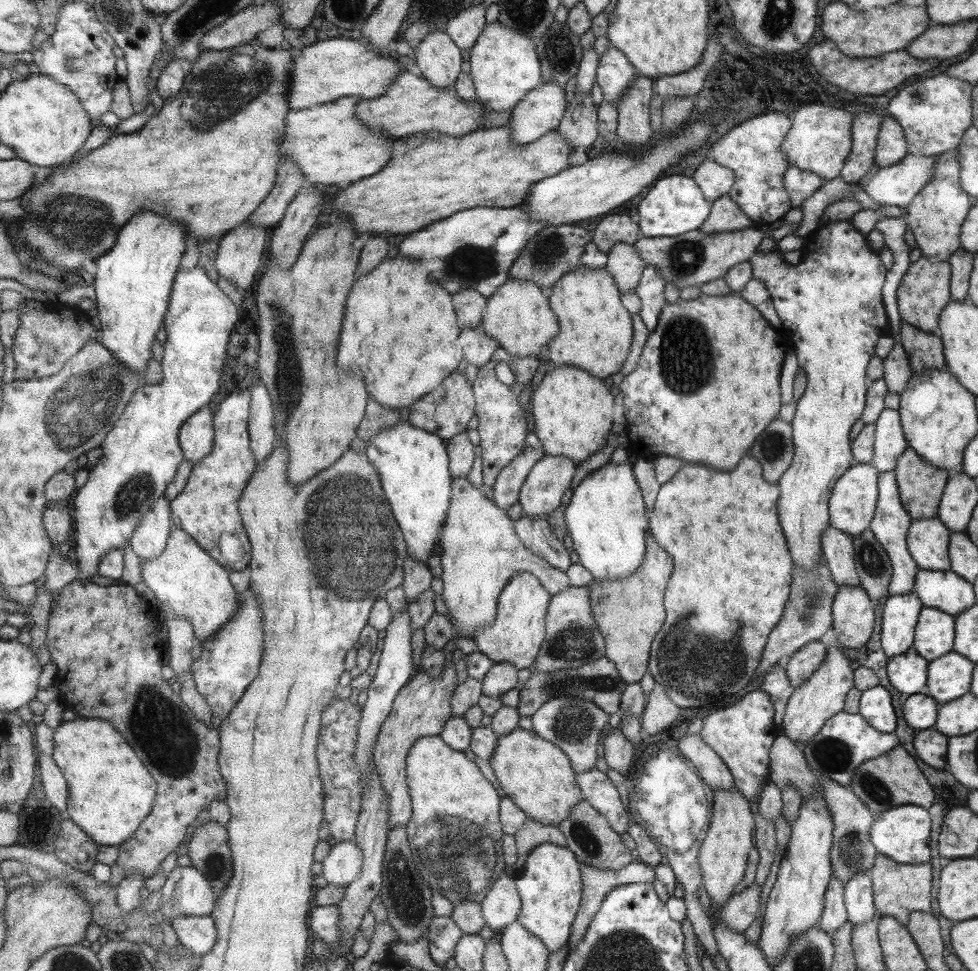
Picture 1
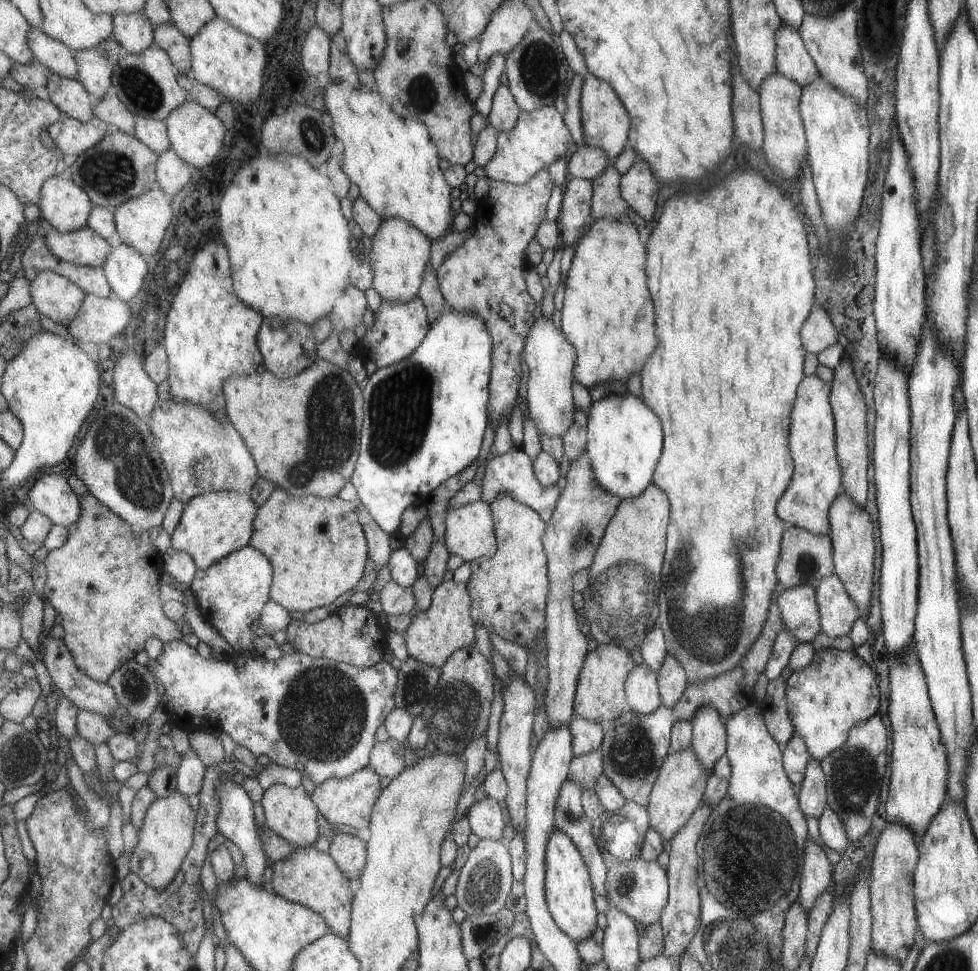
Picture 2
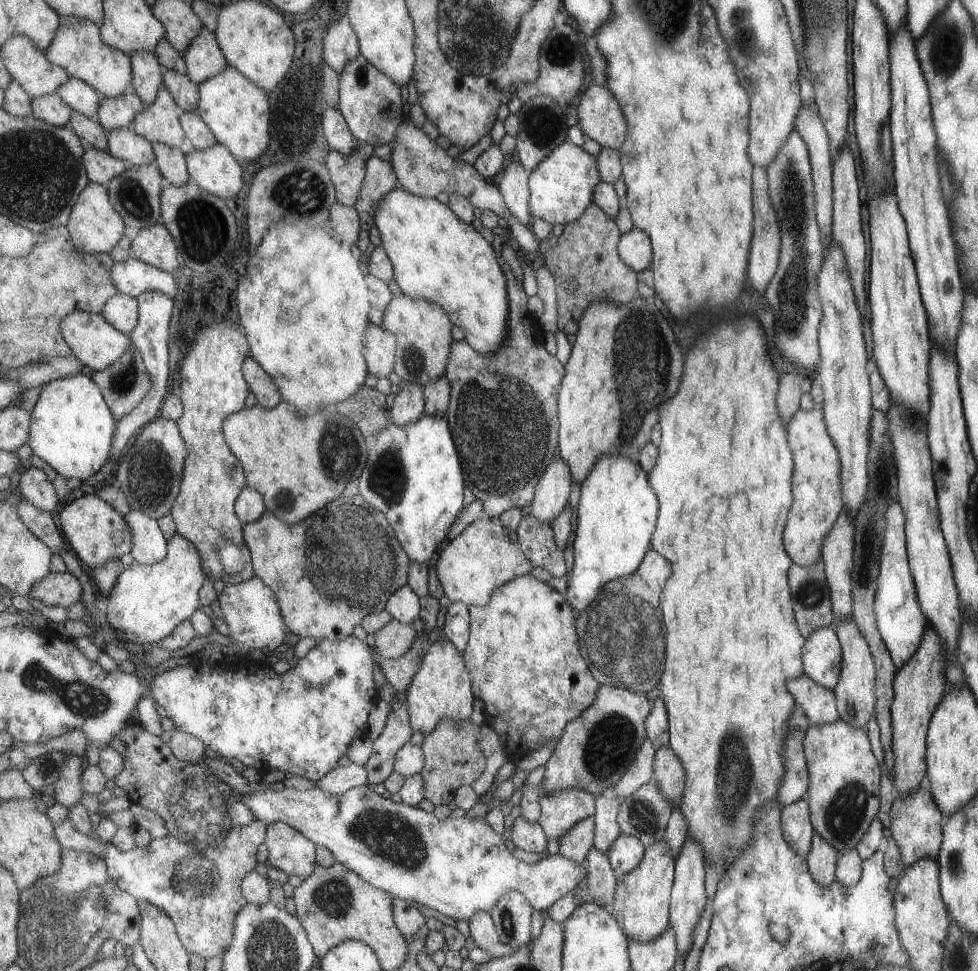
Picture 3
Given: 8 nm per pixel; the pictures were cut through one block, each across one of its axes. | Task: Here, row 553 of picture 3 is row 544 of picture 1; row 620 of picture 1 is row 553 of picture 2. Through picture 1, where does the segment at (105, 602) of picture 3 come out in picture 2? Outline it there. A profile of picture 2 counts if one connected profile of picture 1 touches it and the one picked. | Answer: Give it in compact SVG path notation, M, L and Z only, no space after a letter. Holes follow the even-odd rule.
M212 491L192 497L184 504L179 523L170 536L171 547L189 554L196 569L207 569L219 558L242 549L250 542L255 510L257 506L251 502L250 496L240 491Z

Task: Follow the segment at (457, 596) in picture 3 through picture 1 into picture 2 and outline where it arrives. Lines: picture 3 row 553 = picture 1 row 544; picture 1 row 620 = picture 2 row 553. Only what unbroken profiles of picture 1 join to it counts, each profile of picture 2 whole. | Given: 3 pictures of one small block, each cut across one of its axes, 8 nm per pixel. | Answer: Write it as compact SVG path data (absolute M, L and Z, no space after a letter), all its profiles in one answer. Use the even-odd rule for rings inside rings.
M477 500L447 512L442 542L449 555L459 556L465 562L495 554L497 536L490 506Z

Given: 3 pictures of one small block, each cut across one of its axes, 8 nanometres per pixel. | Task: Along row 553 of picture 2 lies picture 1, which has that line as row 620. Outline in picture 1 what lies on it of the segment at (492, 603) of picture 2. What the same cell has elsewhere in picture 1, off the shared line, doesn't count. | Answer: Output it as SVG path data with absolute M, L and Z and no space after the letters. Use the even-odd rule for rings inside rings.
M529 573L511 576L498 596L496 620L478 629L472 641L476 650L493 663L509 662L515 668L527 668L538 656L545 636L546 612L551 594L543 588L538 578Z

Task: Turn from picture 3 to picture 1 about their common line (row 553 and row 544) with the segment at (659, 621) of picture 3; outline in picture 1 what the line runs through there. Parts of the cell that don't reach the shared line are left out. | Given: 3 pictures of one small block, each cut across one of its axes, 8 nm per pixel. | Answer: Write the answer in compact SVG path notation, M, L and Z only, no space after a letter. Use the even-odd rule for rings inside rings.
M646 536L647 544L647 556L644 557L644 562L637 568L633 573L629 574L629 576L625 576L625 578L617 578L617 580L603 580L603 582L599 580L592 579L590 585L587 585L587 591L590 592L590 607L591 612L593 612L593 618L596 621L596 625L602 634L602 637L605 638L605 656L614 664L615 669L617 669L617 673L619 673L619 677L621 680L628 684L633 682L639 682L641 676L647 676L647 666L649 666L650 662L650 650L651 650L651 642L653 642L654 637L658 635L659 630L661 630L661 626L663 625L663 618L665 618L665 612L663 612L663 590L665 590L665 586L667 584L667 578L669 578L669 574L671 574L671 558L653 542L653 538L650 536Z

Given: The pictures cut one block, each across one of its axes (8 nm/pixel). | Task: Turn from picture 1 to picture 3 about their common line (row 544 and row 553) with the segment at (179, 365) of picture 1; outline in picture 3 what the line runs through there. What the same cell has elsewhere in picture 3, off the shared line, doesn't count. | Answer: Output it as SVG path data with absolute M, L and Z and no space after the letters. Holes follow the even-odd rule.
M82 496L75 499L64 505L59 516L69 549L89 567L104 565L112 558L119 558L130 552L132 540L126 518L99 496Z

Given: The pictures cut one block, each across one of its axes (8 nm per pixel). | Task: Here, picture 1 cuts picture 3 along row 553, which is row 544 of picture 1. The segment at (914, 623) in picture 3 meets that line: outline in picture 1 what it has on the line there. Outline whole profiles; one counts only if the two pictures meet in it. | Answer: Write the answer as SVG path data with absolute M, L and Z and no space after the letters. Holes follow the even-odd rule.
M877 469L875 486L878 489L878 498L875 500L874 519L870 523L868 530L874 534L875 540L878 540L878 543L885 550L886 556L890 560L892 572L890 584L887 586L888 594L900 595L901 593L909 593L911 590L914 590L915 575L918 571L918 567L906 548L906 536L913 519L907 515L907 512L901 506L898 484L893 471L880 473Z

